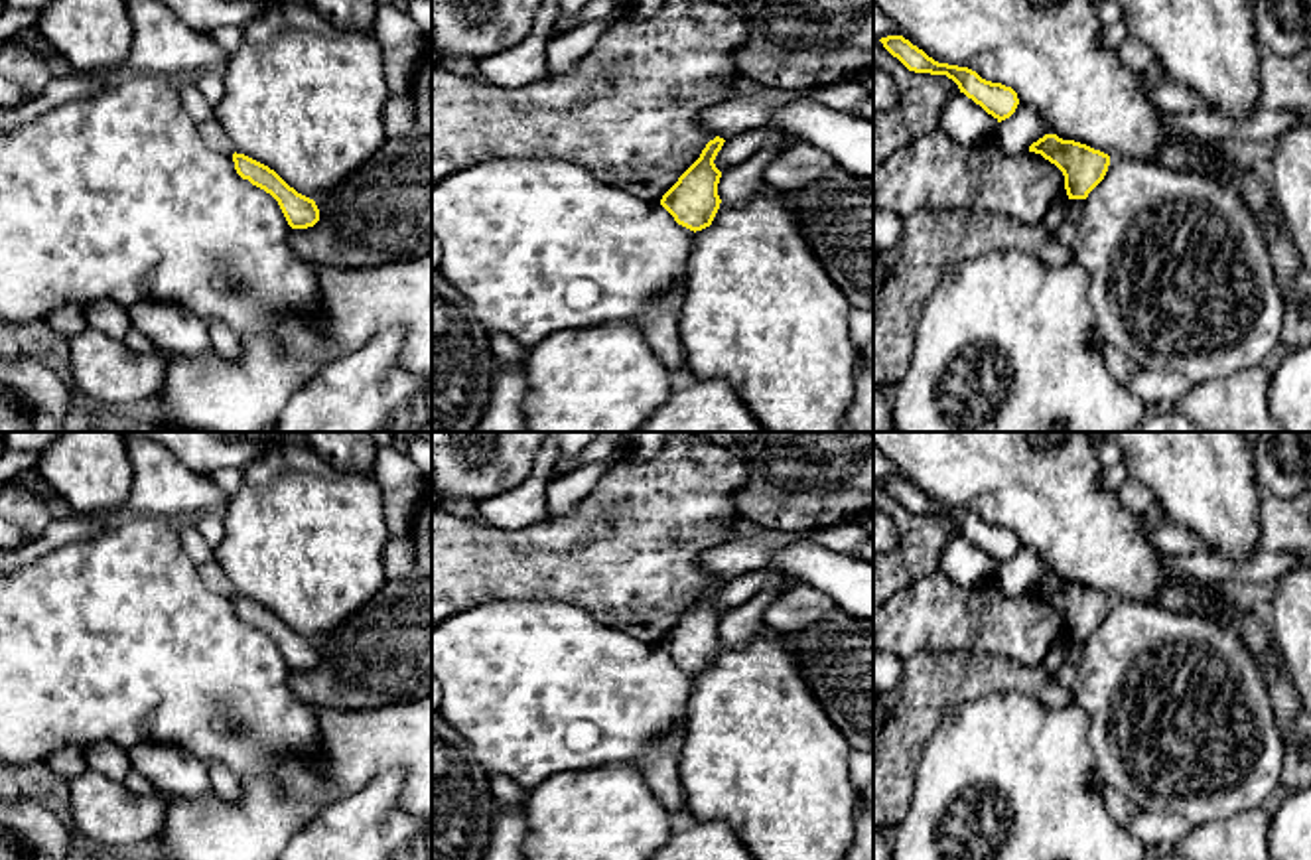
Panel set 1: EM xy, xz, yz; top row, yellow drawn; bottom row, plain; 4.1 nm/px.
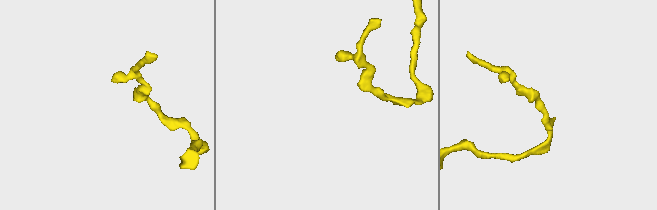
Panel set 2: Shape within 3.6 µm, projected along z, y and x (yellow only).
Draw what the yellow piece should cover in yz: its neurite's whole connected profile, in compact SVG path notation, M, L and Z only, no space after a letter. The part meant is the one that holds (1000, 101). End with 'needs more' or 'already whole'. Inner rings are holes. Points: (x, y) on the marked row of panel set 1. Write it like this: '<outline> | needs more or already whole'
M887 36L879 41L909 71L946 75L948 79L952 79L958 85L960 93L980 105L998 122L1009 118L1019 105L1017 93L1011 87L986 81L968 67L938 63L903 36Z | already whole

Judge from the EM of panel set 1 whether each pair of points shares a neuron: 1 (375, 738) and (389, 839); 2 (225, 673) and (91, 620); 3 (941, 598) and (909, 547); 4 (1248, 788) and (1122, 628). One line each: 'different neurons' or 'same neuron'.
1: different neurons
2: same neuron
3: different neurons
4: same neuron

